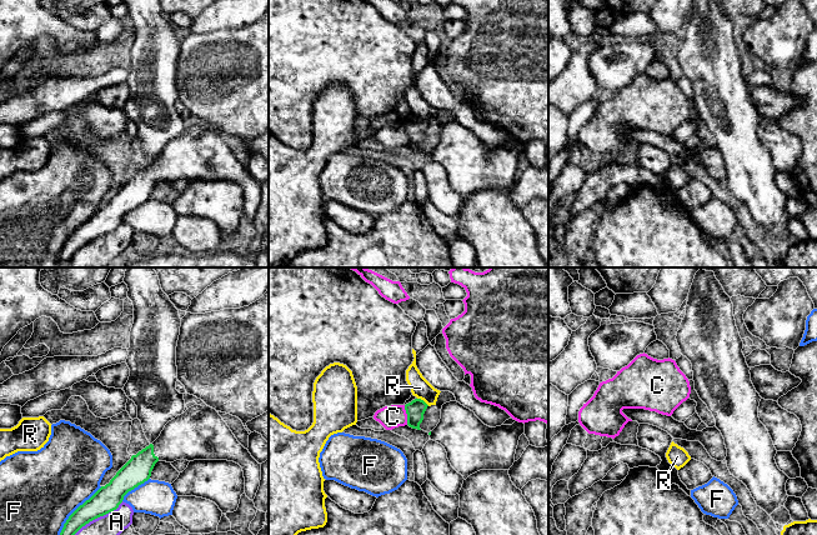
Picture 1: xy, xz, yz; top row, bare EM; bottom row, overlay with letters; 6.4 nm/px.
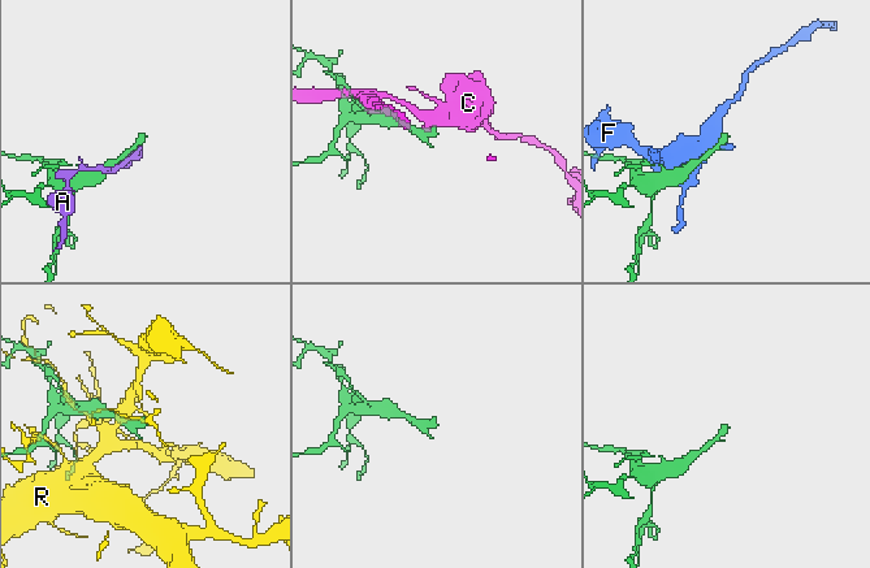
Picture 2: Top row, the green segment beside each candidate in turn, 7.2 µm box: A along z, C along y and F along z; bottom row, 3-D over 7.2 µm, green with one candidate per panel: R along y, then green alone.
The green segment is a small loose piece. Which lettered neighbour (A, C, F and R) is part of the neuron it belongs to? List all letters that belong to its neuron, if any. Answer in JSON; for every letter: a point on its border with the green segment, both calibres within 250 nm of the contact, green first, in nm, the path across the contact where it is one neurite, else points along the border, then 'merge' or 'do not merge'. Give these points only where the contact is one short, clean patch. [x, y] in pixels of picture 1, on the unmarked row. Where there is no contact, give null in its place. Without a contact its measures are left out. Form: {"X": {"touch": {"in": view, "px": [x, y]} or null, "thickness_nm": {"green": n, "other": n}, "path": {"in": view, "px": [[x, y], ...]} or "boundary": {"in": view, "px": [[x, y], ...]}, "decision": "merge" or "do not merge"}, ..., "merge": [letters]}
{"A": {"touch": {"in": "xy", "px": [94, 239]}, "thickness_nm": {"green": 170, "other": 240}, "decision": "do not merge"}, "C": {"touch": {"in": "xz", "px": [407, 135]}, "thickness_nm": {"green": 120, "other": 150}, "boundary": {"in": "xz", "px": [[404, 125], [407, 144]]}, "decision": "do not merge"}, "F": {"touch": {"in": "xy", "px": [71, 234]}, "thickness_nm": {"green": 170, "other": 500}, "decision": "do not merge"}, "R": {"touch": {"in": "xz", "px": [422, 120]}, "thickness_nm": {"green": 120, "other": 130}, "decision": "do not merge"}, "merge": []}

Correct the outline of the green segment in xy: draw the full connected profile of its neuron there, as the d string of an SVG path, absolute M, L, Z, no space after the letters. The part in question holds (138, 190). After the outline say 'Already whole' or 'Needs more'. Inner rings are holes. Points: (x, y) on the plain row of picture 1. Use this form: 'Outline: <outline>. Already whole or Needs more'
Outline: M194 125L169 141L160 156L132 175L109 204L101 206L66 240L59 264L70 259L90 241L119 228L124 216L147 201L157 181L227 180L242 188L245 214L254 221L261 200L259 184L235 158L219 132L205 125Z. Needs more

